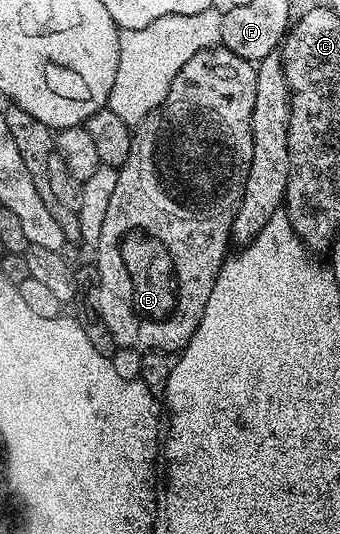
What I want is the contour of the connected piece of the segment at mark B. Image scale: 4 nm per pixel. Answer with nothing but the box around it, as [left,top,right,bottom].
[96,46,256,353]

